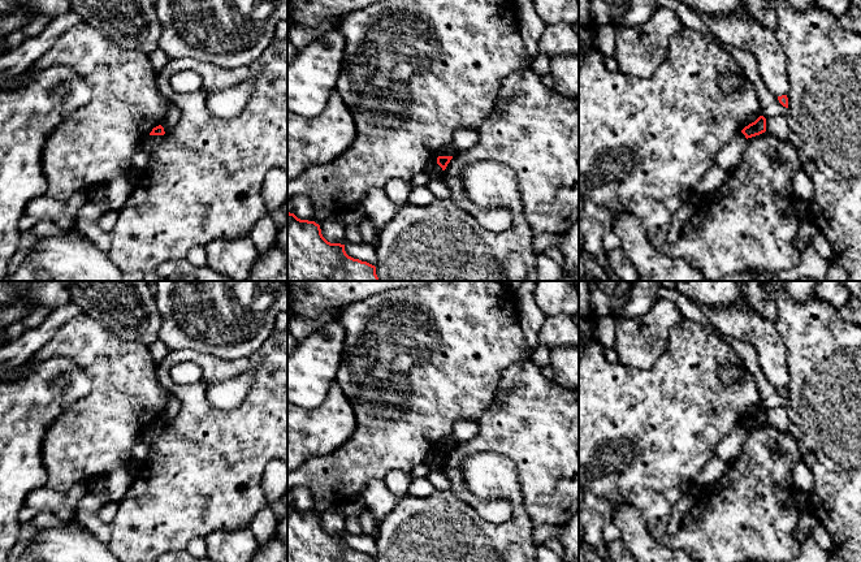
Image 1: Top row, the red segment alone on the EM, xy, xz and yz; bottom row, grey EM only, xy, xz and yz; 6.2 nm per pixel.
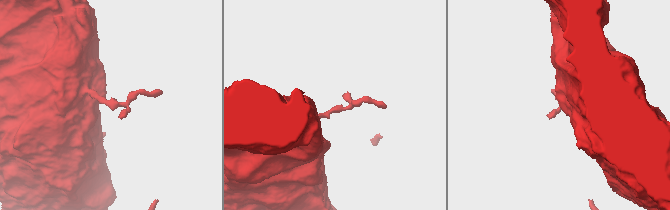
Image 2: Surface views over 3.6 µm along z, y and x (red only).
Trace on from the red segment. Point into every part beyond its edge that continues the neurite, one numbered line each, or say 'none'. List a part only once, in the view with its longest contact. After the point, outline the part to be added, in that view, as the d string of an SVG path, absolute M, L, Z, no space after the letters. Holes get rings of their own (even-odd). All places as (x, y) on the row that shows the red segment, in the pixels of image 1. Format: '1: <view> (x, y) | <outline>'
none

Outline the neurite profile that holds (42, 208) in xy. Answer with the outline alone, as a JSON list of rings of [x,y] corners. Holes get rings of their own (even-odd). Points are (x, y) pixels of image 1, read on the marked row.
[[[75,193],[68,200],[62,202],[43,195],[29,203],[26,213],[39,221],[53,221],[61,215],[78,212],[85,206],[86,200],[87,194],[85,193]]]

